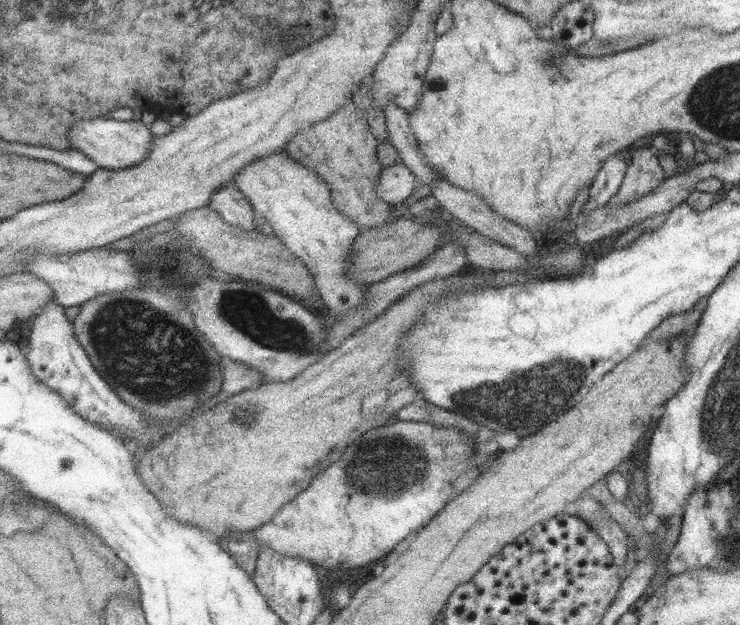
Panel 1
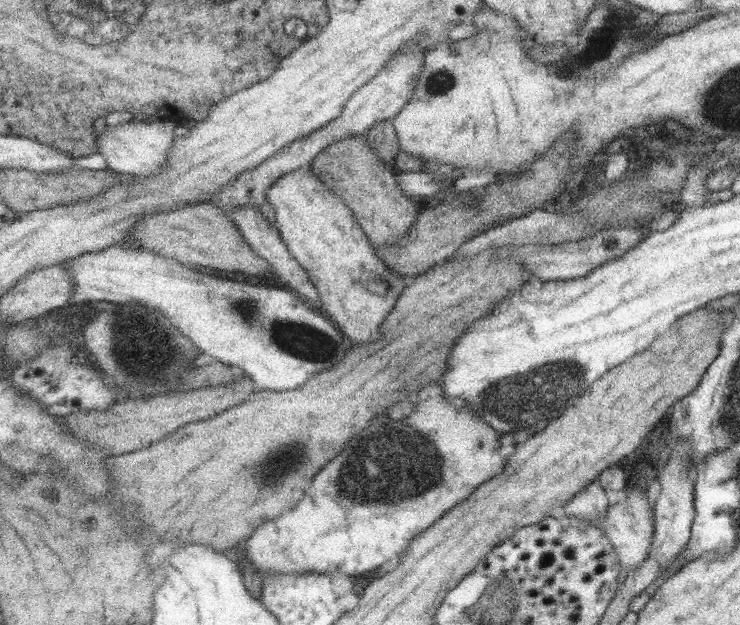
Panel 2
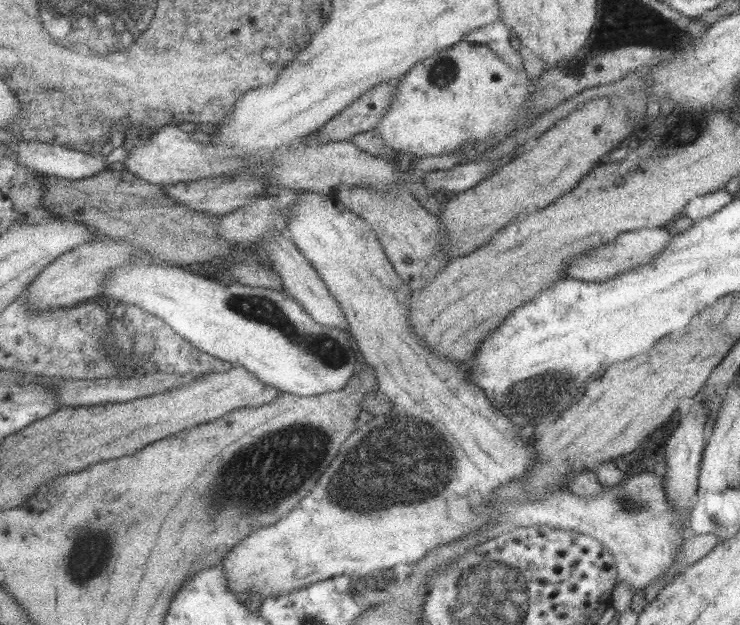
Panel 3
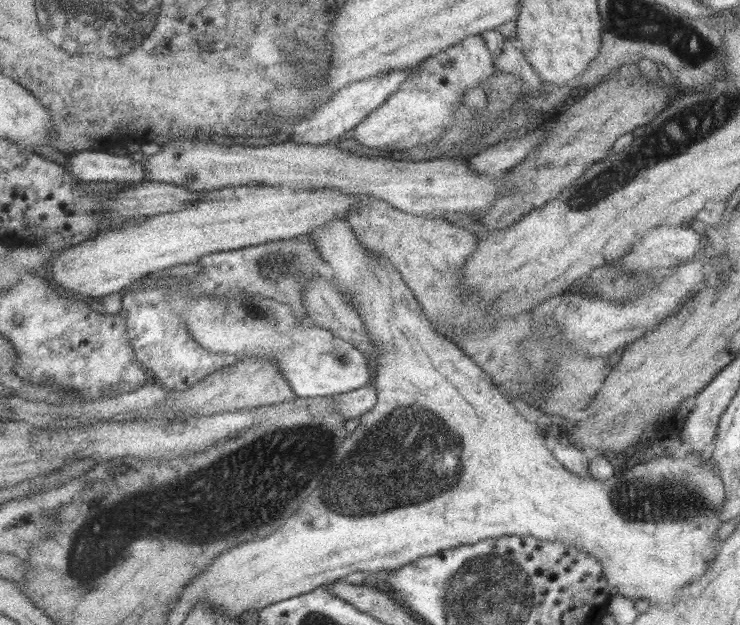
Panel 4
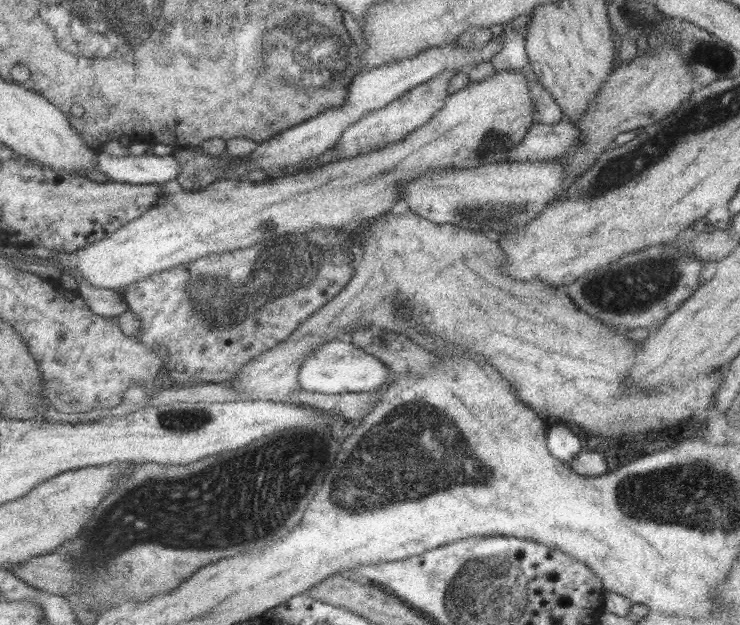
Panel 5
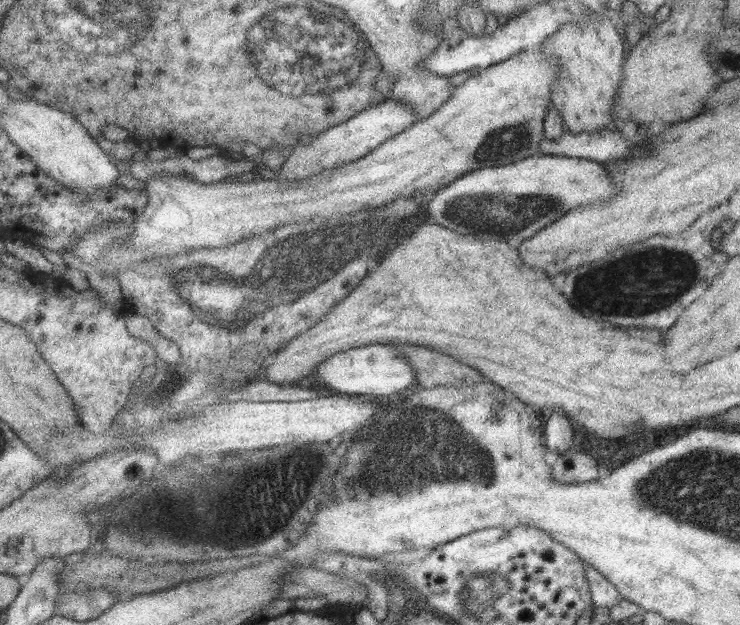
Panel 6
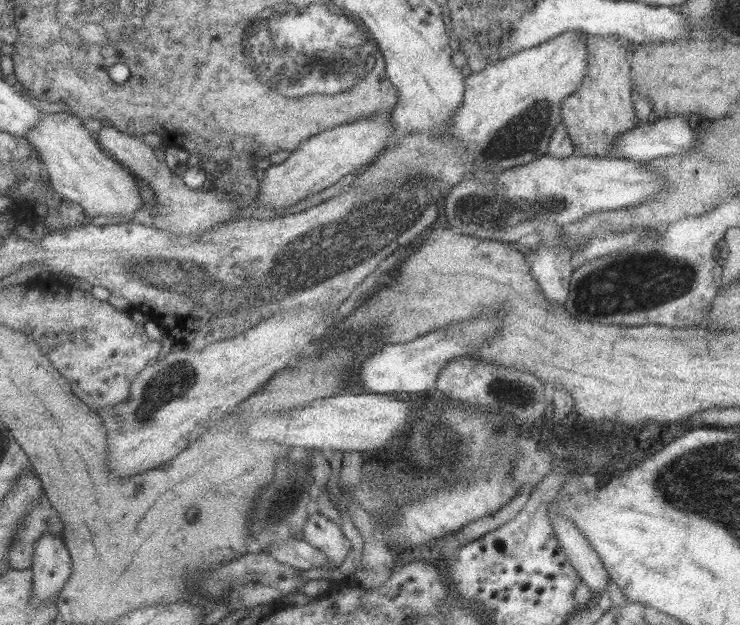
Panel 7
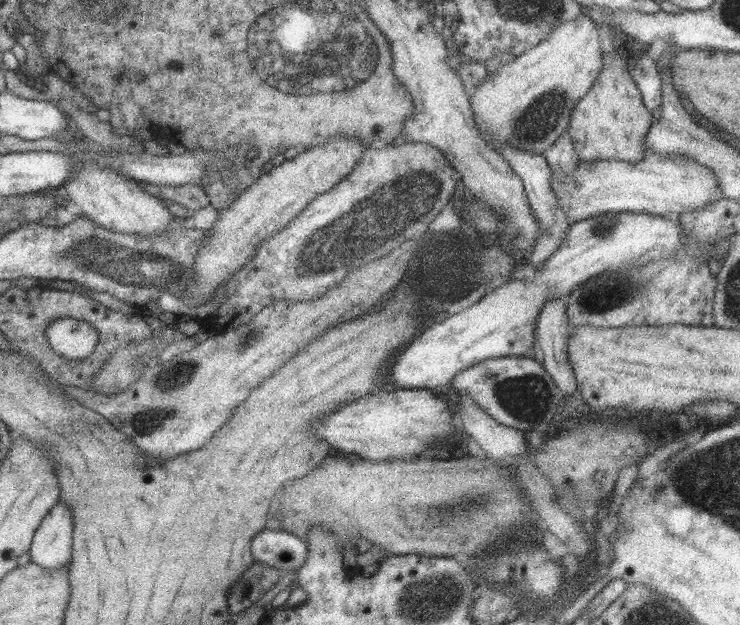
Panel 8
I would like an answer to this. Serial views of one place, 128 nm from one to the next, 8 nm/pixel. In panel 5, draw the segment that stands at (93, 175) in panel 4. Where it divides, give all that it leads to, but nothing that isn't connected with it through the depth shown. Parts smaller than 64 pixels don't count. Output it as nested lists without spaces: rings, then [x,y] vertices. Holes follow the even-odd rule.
[[[100,151],[94,156],[94,169],[107,176],[109,182],[127,184],[163,184],[173,181],[180,166],[170,154],[115,156]]]

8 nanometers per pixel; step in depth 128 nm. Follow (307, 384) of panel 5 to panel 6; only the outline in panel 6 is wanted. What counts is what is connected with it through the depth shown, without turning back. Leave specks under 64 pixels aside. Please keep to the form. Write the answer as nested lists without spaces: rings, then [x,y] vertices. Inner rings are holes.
[[[373,343],[350,348],[318,362],[312,373],[313,388],[331,388],[341,395],[387,396],[403,394],[415,388],[416,380],[411,367],[400,350],[394,350],[385,344]]]

